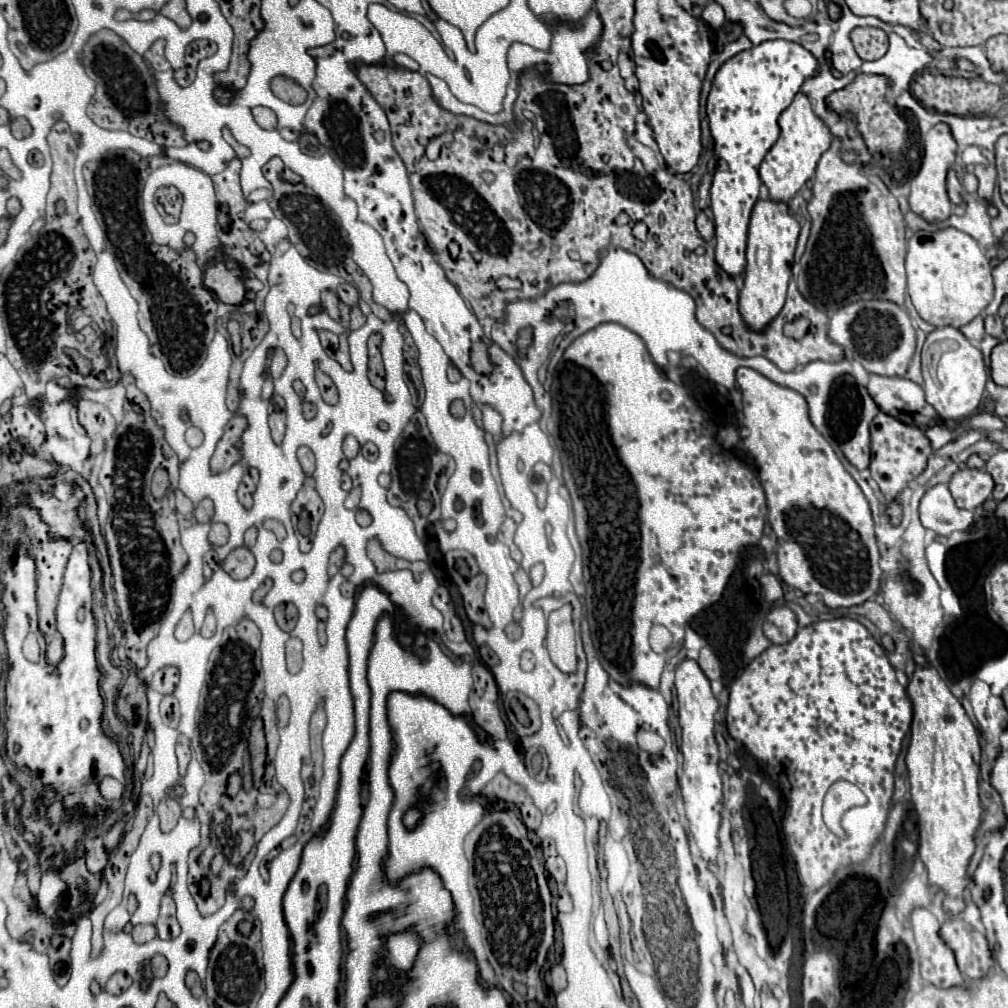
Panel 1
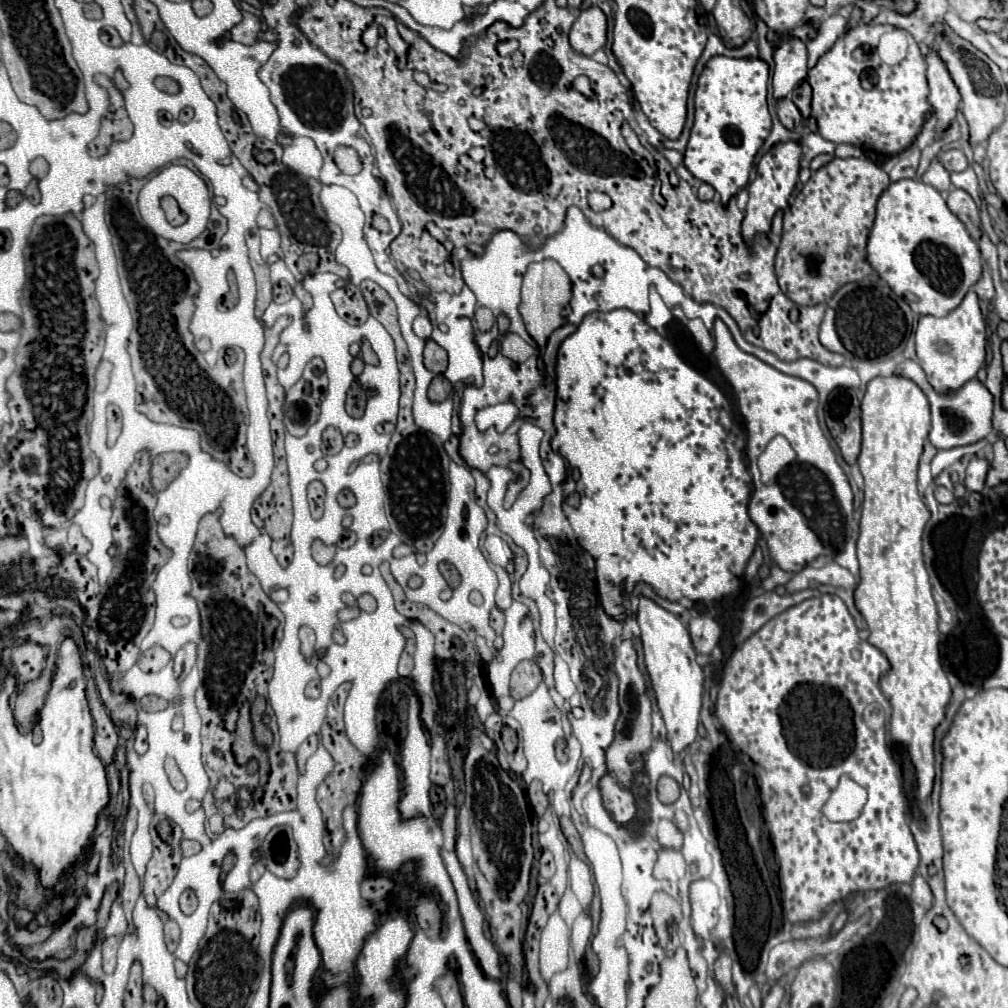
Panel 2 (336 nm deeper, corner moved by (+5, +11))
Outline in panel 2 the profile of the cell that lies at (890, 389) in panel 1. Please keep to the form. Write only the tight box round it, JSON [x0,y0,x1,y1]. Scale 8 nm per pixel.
[896,361,994,449]

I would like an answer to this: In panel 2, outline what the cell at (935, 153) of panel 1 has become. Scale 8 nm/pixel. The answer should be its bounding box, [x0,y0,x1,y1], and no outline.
[926,49,960,131]

